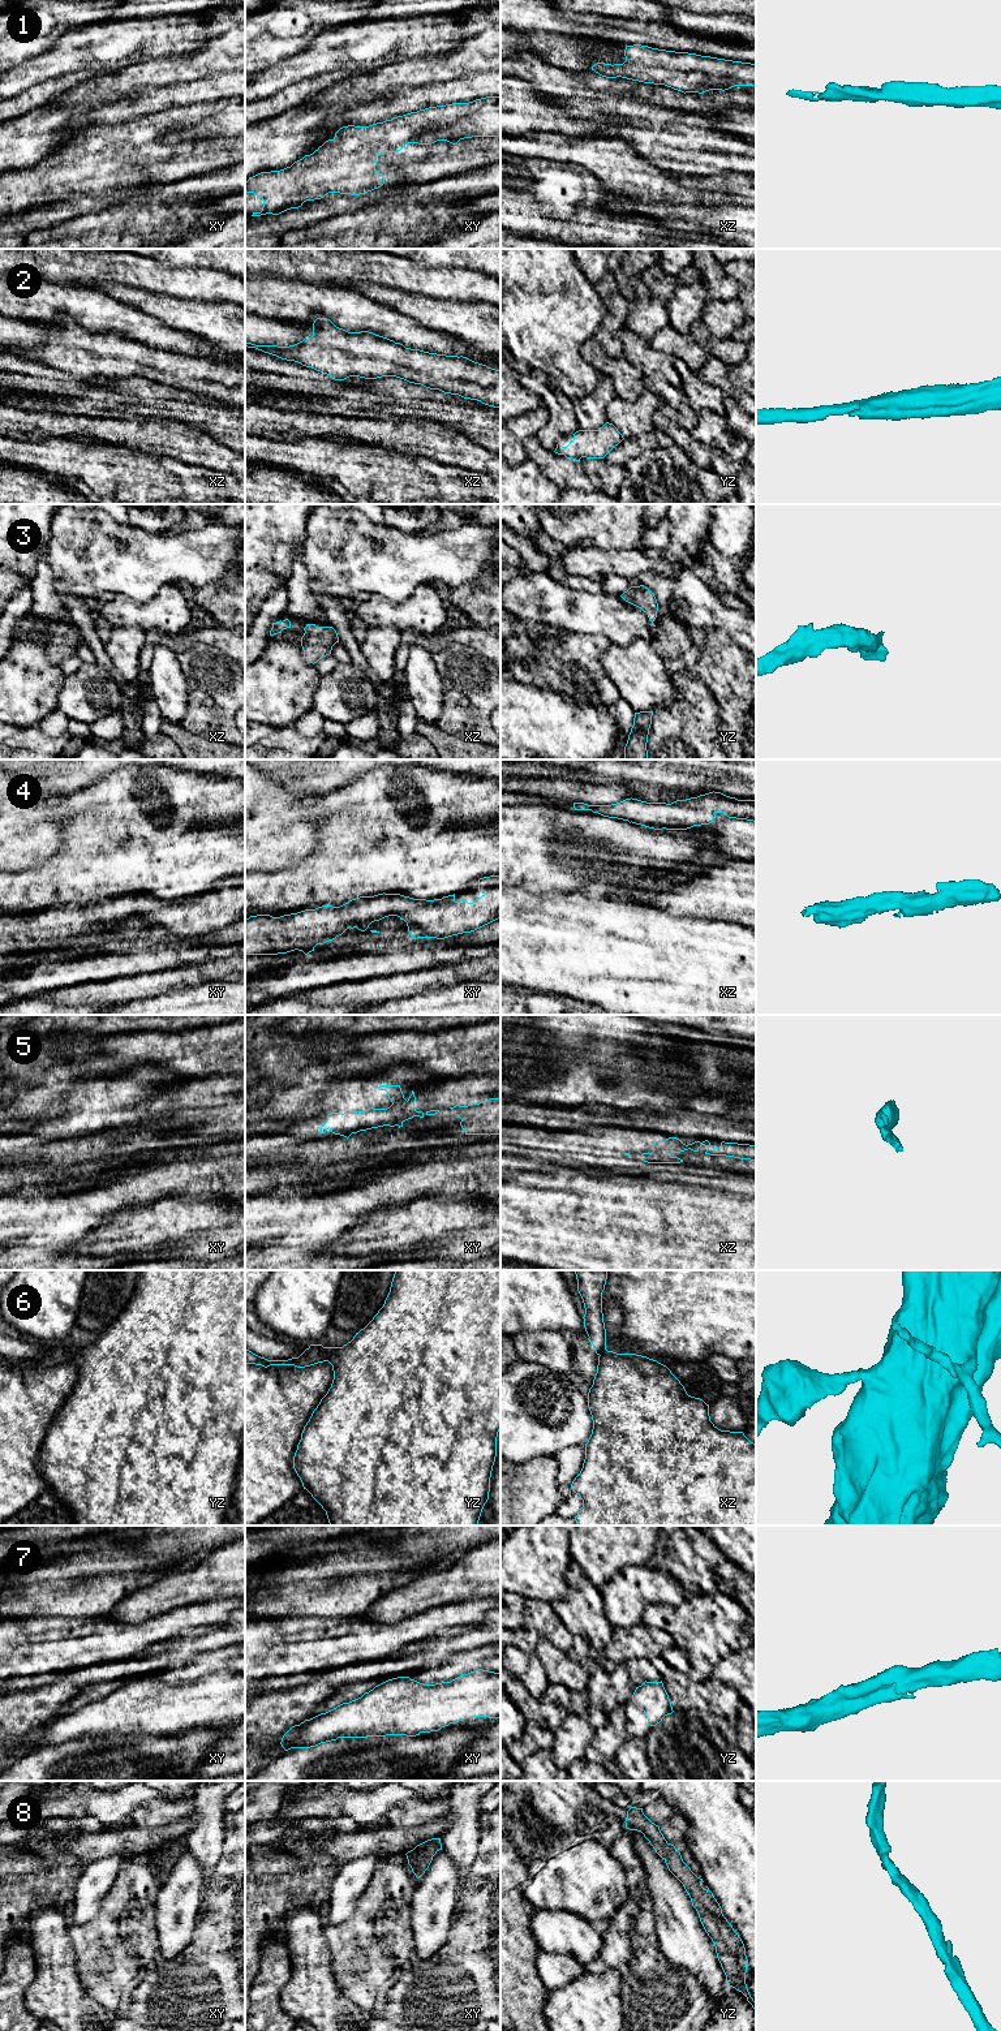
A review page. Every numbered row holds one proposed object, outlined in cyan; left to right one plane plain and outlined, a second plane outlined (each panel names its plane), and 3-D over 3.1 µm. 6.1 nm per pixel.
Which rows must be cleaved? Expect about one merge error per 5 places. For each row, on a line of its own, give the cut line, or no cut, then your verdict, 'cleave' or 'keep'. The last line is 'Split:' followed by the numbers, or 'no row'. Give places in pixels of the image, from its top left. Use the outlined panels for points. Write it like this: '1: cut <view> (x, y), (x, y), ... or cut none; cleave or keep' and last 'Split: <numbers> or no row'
1: cut none; keep
2: cut none; keep
3: cut none; keep
4: cut none; keep
5: cut none; keep
6: cut yz (323, 1347), (327, 1360); cleave
7: cut none; keep
8: cut none; keep
Split: 6

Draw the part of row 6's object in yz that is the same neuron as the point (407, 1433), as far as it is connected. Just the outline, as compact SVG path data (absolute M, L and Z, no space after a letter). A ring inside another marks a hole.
M395 1270L384 1304L373 1320L343 1347L325 1350L334 1380L304 1427L293 1468L326 1511L330 1526L478 1526L500 1430L500 1270Z

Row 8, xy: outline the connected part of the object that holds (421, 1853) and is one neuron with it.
M431 1838L417 1845L413 1850L405 1854L408 1864L417 1879L425 1873L433 1860L433 1856L439 1850L442 1850L441 1838Z

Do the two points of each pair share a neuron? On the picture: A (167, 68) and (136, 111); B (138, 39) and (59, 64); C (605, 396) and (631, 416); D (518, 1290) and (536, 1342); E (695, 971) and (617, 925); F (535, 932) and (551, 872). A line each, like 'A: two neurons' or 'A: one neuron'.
A: two neurons
B: one neuron
C: two neurons
D: two neurons
E: one neuron
F: two neurons

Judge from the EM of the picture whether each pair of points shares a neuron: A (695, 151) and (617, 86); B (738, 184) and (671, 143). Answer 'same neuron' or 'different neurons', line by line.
A: same neuron
B: different neurons

